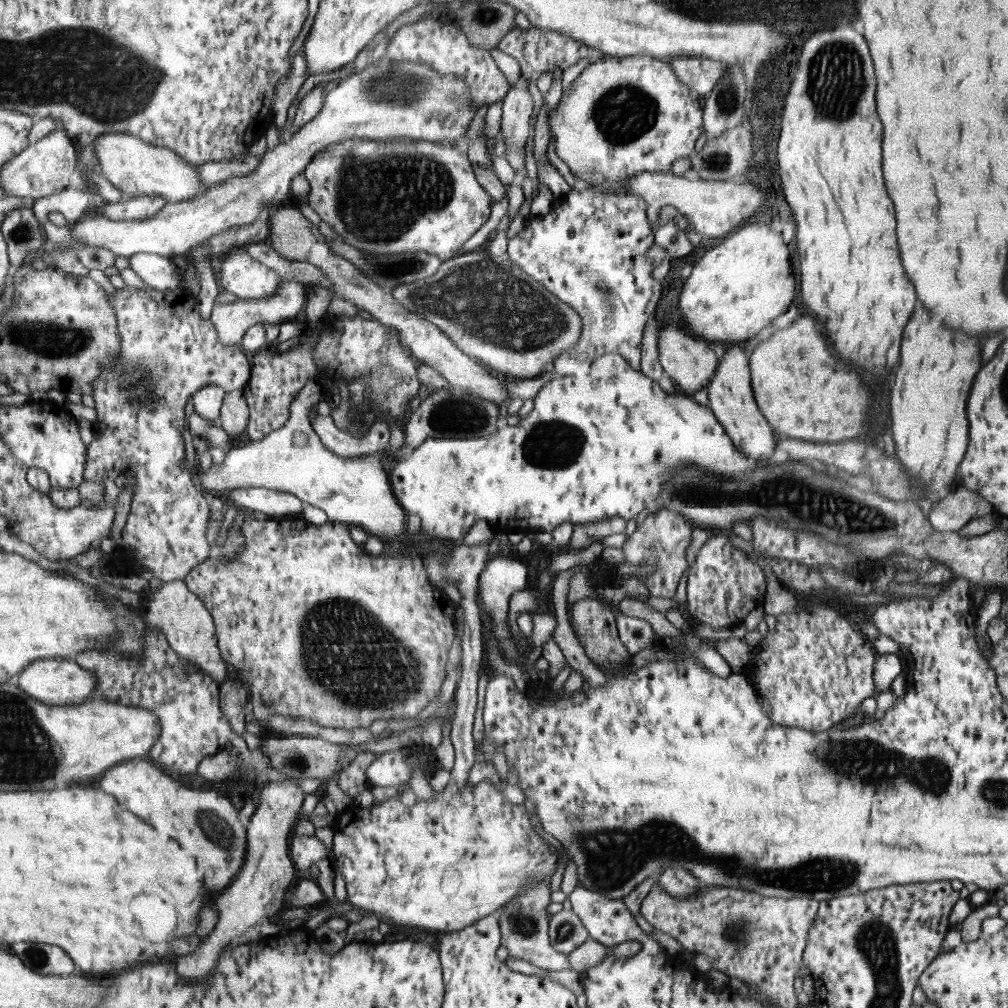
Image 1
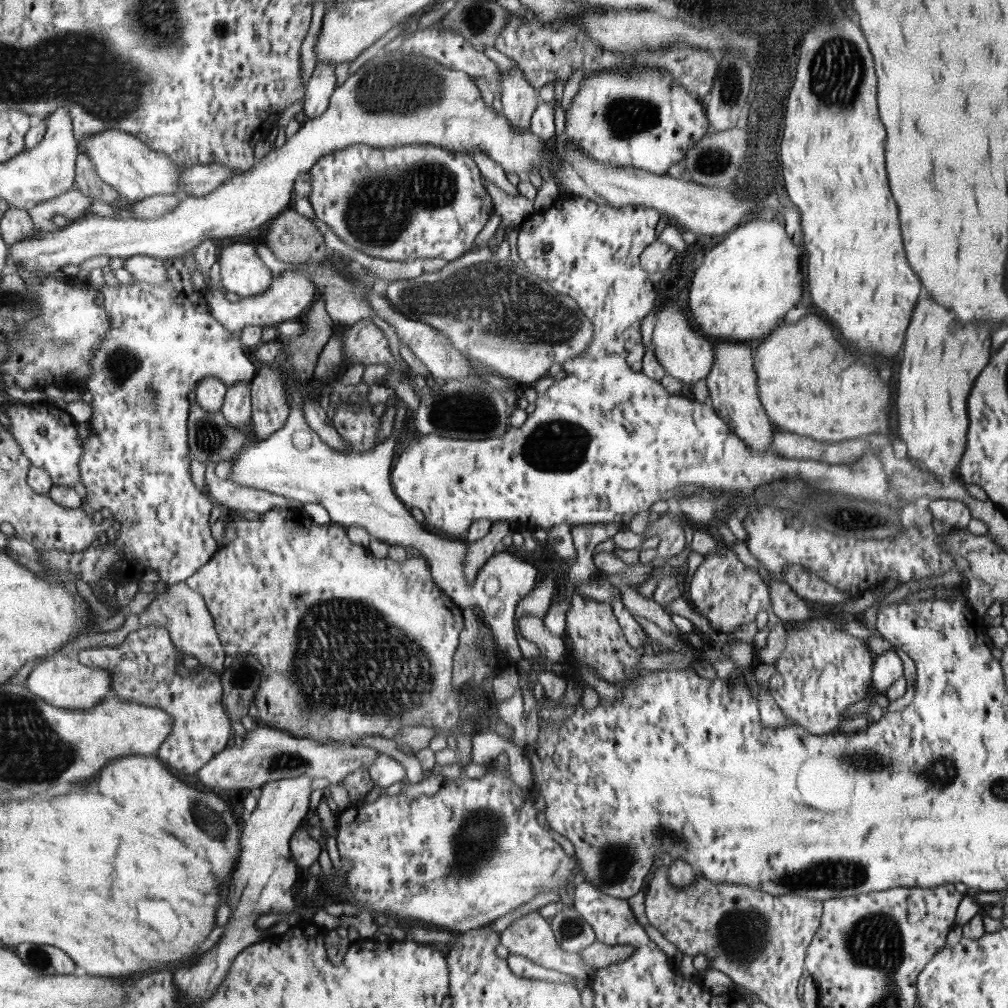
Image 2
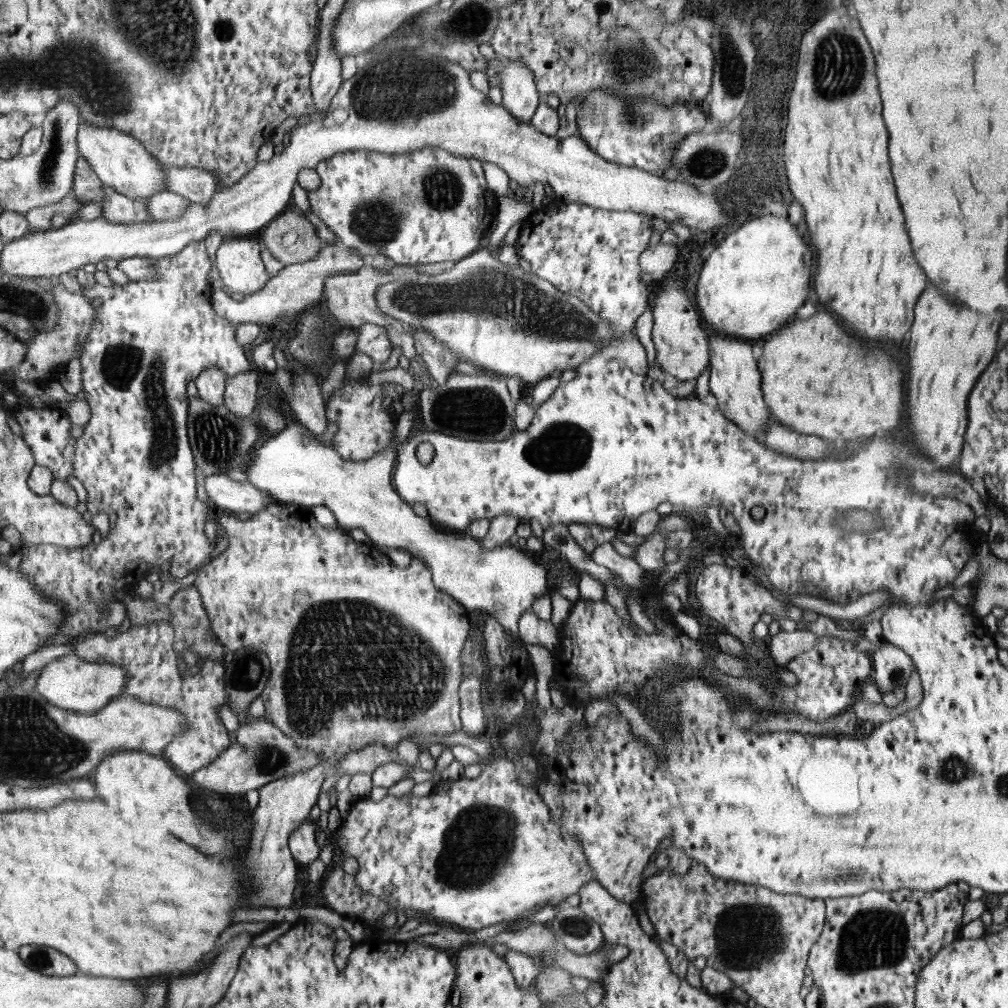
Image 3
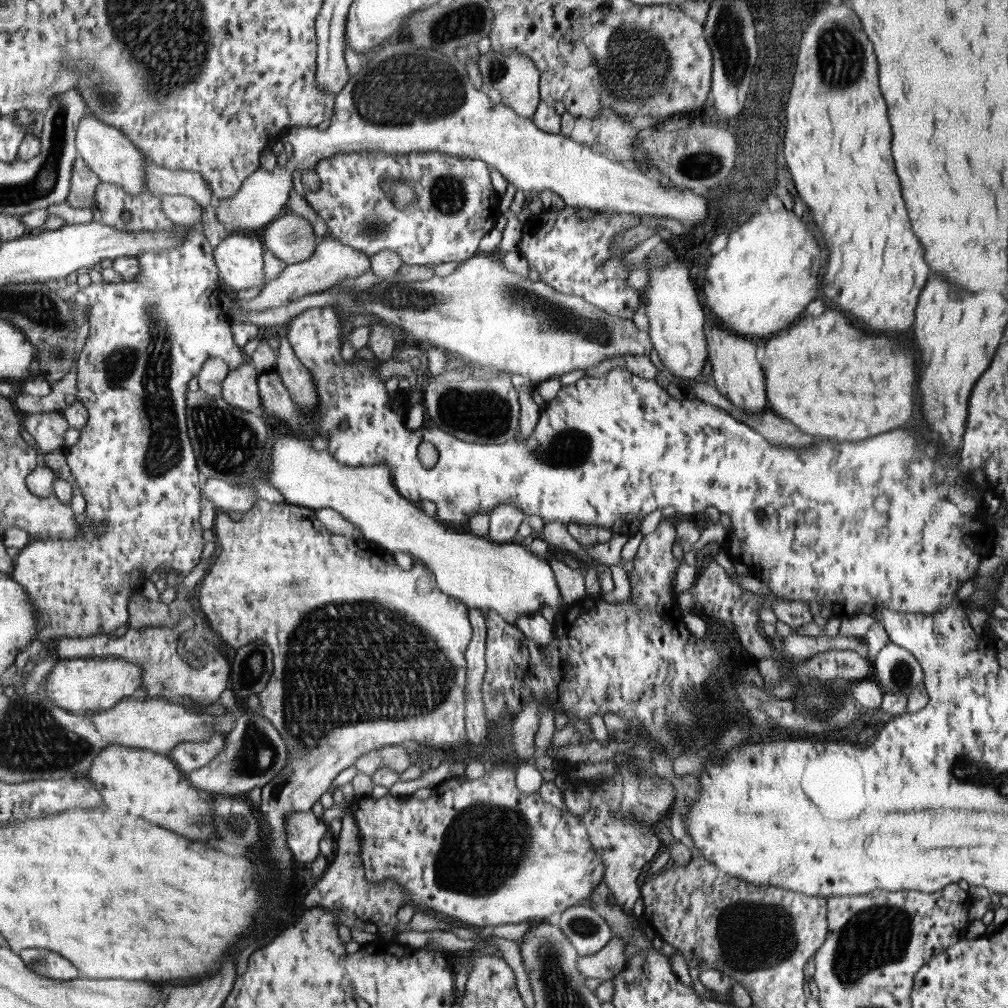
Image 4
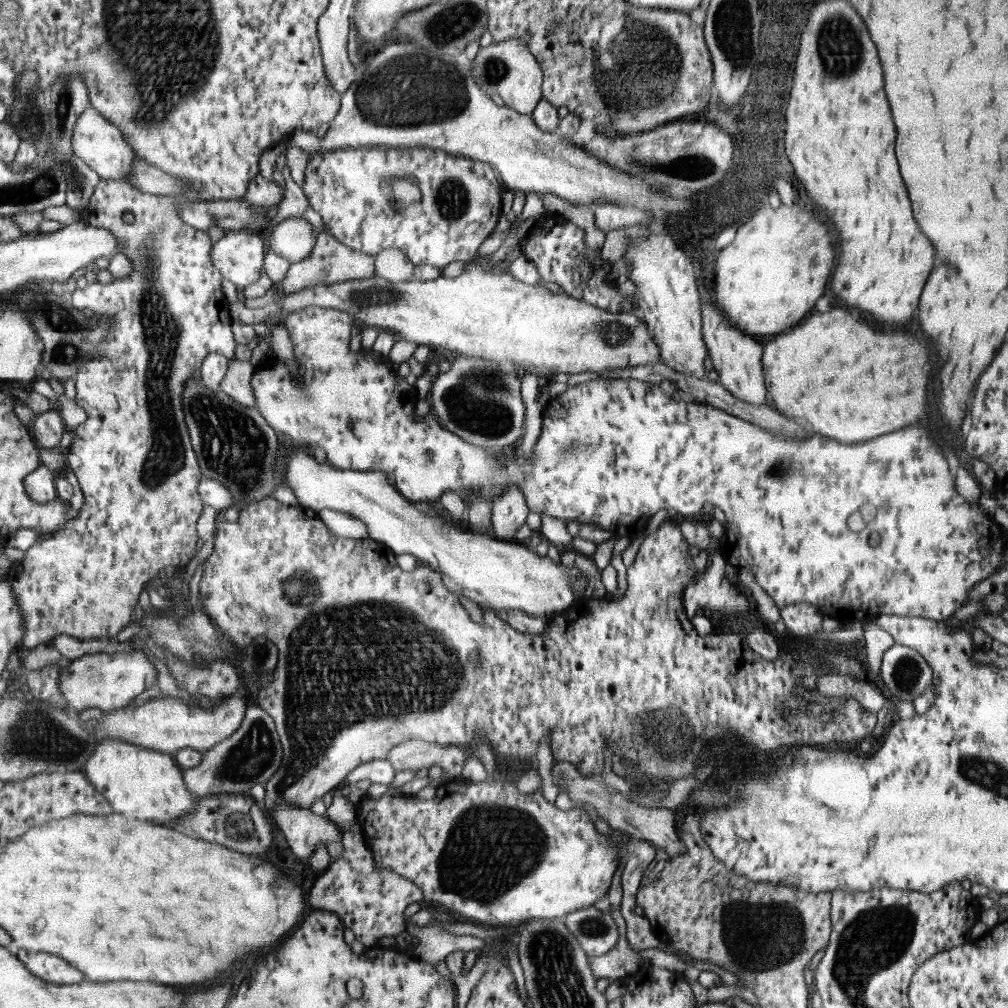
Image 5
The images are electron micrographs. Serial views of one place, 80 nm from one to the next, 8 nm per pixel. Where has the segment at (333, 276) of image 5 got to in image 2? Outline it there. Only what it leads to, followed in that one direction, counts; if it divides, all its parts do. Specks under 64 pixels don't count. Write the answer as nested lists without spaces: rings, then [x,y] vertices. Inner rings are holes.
[[[212,265],[210,268],[209,279],[213,286],[208,286],[206,281],[206,297],[207,302],[210,304],[210,312],[212,316],[216,316],[216,320],[220,321],[224,326],[236,336],[244,328],[253,327],[270,327],[278,325],[284,321],[293,321],[296,317],[300,316],[308,306],[318,297],[317,287],[314,282],[310,280],[308,274],[295,273],[294,270],[288,270],[284,274],[276,275],[276,280],[271,287],[268,287],[266,292],[242,298],[240,302],[230,303],[226,300],[226,290],[222,287],[222,280],[220,278],[220,265]]]

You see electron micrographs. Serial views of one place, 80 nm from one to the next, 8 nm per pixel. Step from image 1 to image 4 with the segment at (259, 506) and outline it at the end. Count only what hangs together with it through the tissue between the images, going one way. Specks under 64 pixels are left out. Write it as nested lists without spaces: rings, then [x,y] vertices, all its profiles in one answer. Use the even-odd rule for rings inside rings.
[[[208,478],[204,482],[203,493],[214,504],[216,510],[221,512],[235,510],[245,513],[259,498],[252,487],[229,484],[219,478]]]

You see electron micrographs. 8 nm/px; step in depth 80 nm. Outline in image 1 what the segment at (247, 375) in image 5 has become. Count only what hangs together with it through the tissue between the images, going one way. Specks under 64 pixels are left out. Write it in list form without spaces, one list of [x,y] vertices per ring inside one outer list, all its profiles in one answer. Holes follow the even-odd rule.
[[[234,389],[225,393],[218,418],[221,427],[233,439],[242,438],[249,423],[249,406],[243,389]]]

